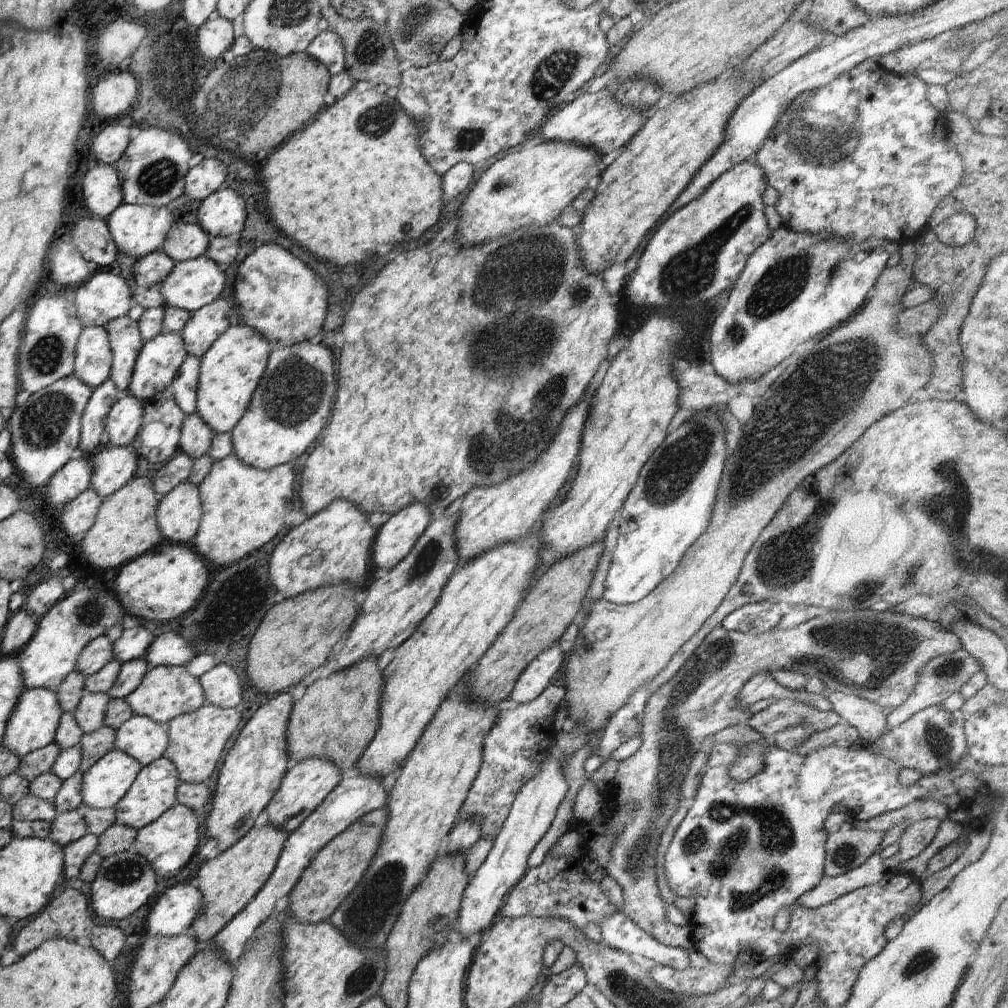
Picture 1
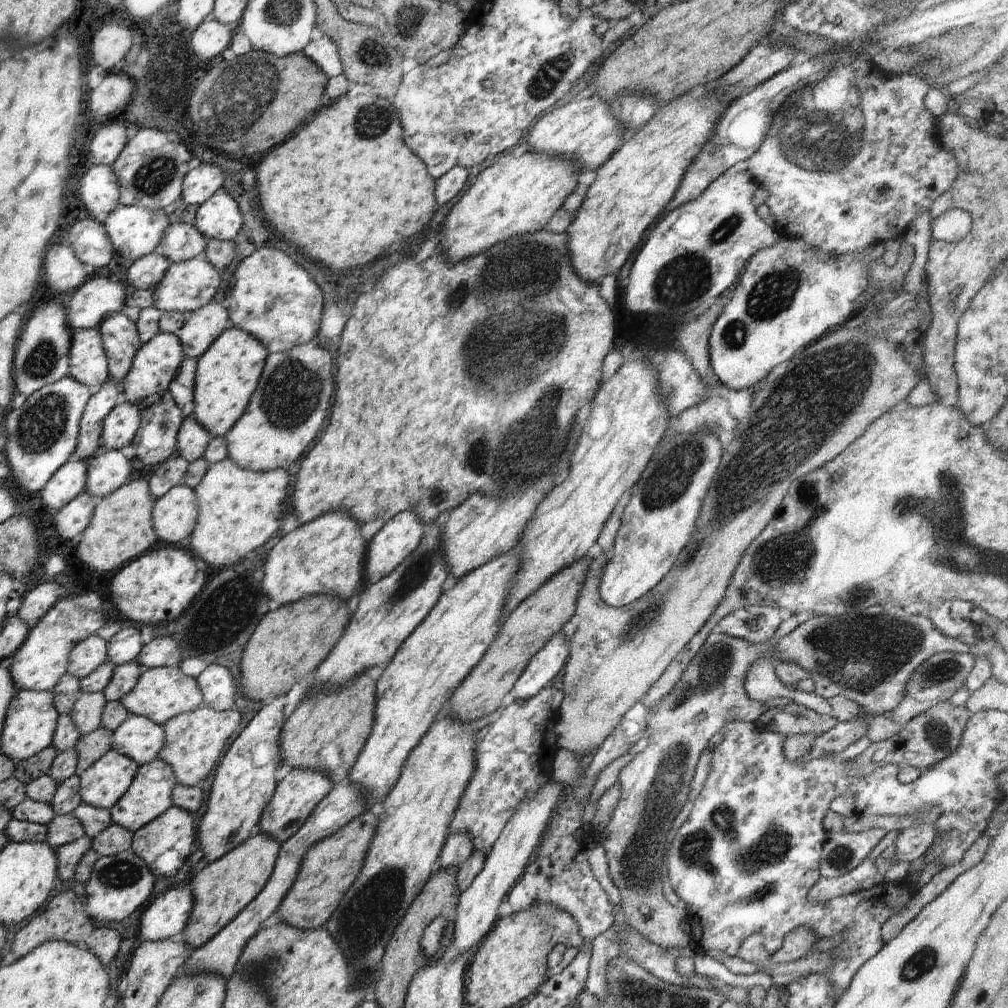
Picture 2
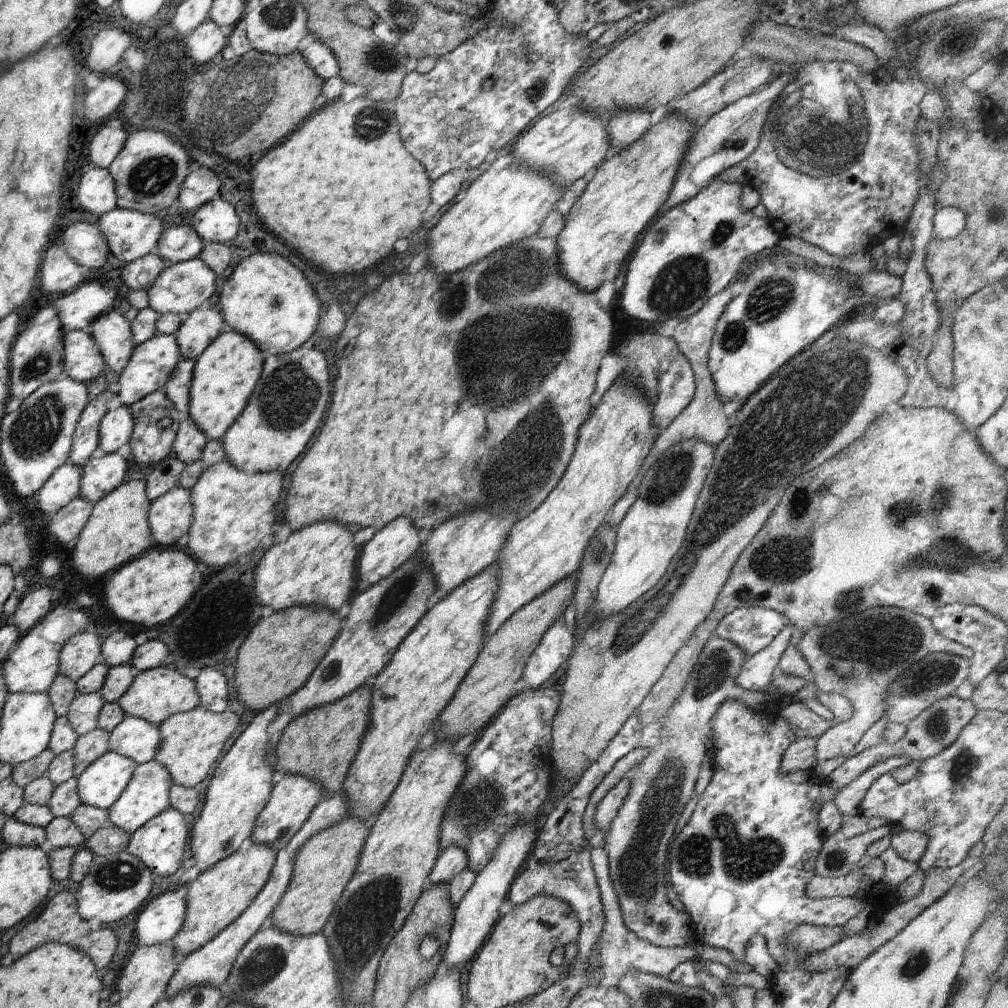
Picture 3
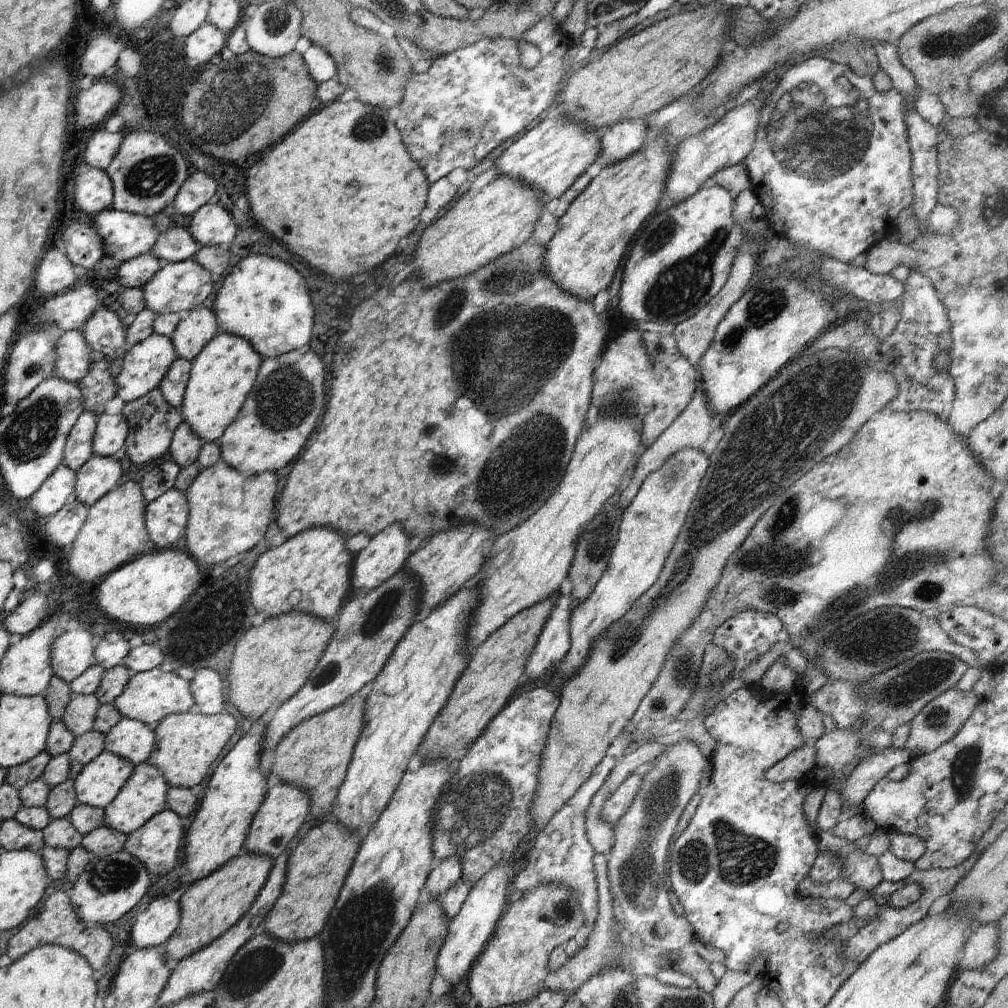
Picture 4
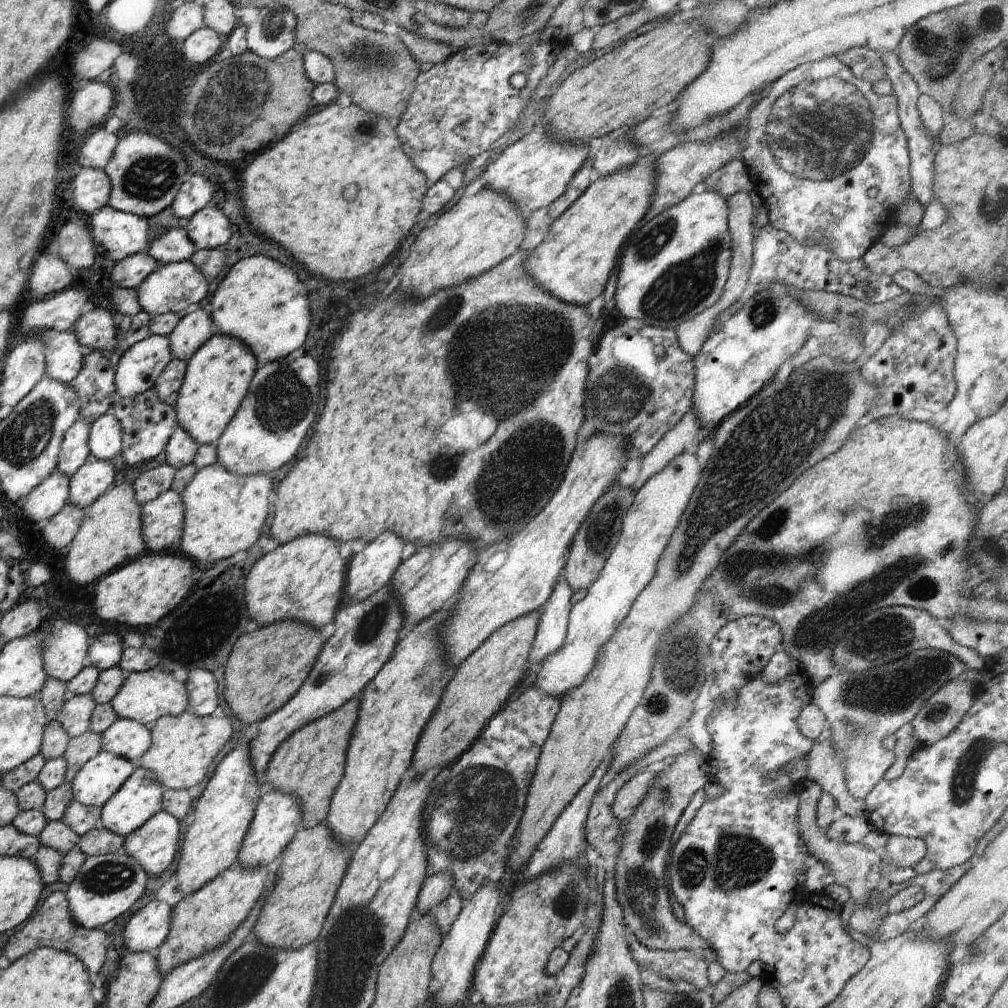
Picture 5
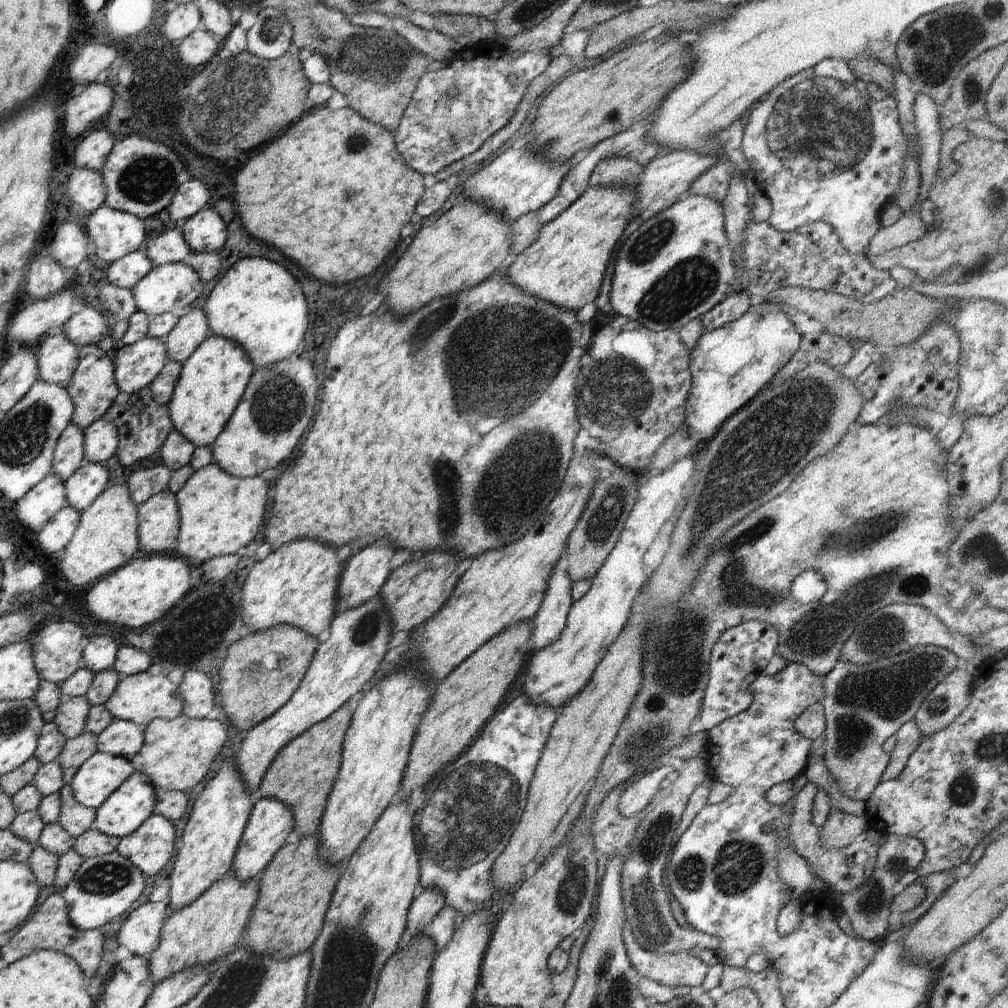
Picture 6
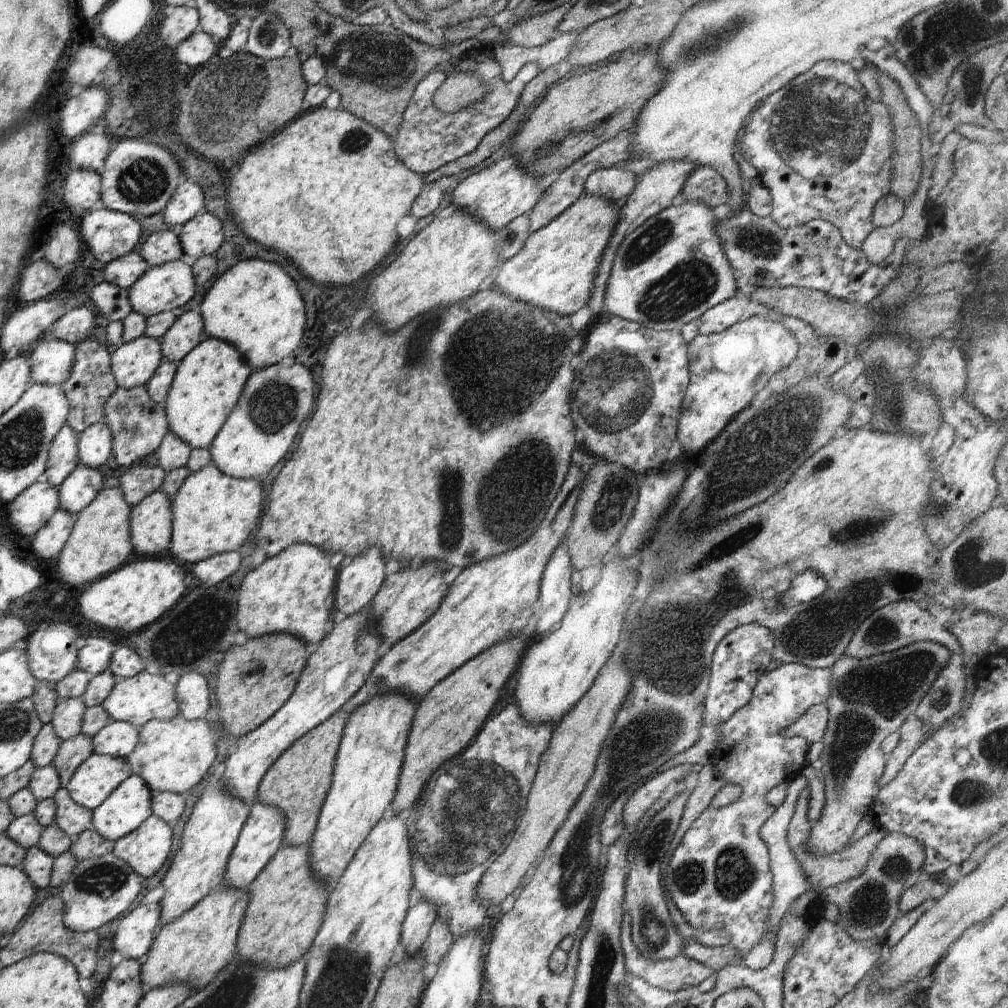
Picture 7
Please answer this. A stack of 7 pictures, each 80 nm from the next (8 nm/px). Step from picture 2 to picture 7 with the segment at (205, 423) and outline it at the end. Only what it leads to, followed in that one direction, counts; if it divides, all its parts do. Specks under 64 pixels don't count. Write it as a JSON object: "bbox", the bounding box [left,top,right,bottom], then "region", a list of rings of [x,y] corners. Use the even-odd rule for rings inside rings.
{"bbox":[164,337,253,449],"region":[[[204,337],[180,362],[173,378],[173,383],[164,408],[170,432],[178,435],[192,449],[207,449],[216,438],[218,431],[236,406],[241,390],[253,370],[249,362],[236,350],[235,346],[212,337]]]}

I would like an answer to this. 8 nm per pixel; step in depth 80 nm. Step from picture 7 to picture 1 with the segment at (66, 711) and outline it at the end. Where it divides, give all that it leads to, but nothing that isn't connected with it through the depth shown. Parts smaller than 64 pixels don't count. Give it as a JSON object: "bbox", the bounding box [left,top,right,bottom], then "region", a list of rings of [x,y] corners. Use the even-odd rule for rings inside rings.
{"bbox":[73,692,111,733],"region":[[[87,692],[78,703],[73,715],[84,733],[91,733],[103,725],[111,698],[106,693]]]}

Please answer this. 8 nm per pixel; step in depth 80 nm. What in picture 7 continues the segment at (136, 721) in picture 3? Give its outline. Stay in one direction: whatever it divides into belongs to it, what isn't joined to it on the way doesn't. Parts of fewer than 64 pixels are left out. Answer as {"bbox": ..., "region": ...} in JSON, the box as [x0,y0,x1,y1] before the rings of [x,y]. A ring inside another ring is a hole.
{"bbox":[91,720,139,758],"region":[[[111,720],[91,739],[93,752],[97,755],[125,758],[138,744],[139,727],[126,721]]]}

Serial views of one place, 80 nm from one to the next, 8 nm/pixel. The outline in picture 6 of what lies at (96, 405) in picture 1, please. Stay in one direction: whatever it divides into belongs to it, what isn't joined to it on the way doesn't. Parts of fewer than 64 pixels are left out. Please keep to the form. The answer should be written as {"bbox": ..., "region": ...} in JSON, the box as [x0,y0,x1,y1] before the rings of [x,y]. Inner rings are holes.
{"bbox":[51,423,83,482],"region":[[[70,423],[55,444],[51,474],[64,482],[83,463],[83,430]]]}

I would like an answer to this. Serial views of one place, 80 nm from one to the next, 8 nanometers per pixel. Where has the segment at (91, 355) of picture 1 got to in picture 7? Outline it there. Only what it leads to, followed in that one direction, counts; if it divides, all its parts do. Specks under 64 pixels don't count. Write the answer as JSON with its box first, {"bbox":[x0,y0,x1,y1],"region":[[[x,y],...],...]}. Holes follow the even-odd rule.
{"bbox":[28,336,75,385],"region":[[[48,336],[41,337],[28,353],[32,384],[61,385],[70,378],[75,345]]]}

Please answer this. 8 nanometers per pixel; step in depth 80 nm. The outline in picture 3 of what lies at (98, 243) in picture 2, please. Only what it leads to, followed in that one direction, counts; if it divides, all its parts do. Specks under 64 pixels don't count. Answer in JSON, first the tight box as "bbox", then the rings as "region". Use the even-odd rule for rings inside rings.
{"bbox":[62,222,110,270],"region":[[[78,222],[66,228],[62,236],[63,249],[79,265],[98,270],[106,264],[110,252],[100,227],[88,222]]]}

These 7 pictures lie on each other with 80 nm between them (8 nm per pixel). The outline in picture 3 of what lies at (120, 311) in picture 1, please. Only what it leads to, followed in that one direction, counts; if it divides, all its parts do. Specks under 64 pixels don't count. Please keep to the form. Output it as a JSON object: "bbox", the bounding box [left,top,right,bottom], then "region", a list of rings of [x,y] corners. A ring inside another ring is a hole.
{"bbox":[53,281,116,331],"region":[[[84,281],[74,292],[66,293],[53,302],[59,323],[65,331],[85,330],[95,318],[112,310],[116,296],[114,290],[100,282]]]}

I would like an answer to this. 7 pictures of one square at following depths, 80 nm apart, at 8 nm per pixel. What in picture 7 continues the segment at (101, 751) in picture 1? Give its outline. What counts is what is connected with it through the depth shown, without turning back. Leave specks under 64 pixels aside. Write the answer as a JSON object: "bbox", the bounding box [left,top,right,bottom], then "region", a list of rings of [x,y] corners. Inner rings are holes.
{"bbox":[51,733,93,788],"region":[[[80,733],[74,738],[63,740],[51,764],[61,780],[61,788],[66,788],[74,771],[93,753],[92,739]]]}

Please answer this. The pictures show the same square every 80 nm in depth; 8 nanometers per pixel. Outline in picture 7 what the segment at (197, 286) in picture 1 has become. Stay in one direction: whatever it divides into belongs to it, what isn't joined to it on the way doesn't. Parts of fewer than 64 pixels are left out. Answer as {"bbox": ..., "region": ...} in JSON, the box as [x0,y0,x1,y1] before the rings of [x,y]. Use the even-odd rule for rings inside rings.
{"bbox":[128,259,196,318],"region":[[[178,259],[155,267],[148,267],[148,270],[136,280],[128,291],[128,302],[133,311],[148,318],[149,316],[171,311],[178,306],[192,300],[196,292],[196,283],[192,274],[191,266]]]}

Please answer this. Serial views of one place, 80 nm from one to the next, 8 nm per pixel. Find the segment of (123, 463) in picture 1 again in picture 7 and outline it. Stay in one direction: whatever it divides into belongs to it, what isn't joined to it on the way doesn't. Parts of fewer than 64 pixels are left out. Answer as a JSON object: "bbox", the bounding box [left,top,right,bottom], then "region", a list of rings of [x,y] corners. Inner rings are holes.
{"bbox":[58,464,102,516],"region":[[[79,464],[58,486],[59,508],[76,516],[102,490],[98,469]]]}

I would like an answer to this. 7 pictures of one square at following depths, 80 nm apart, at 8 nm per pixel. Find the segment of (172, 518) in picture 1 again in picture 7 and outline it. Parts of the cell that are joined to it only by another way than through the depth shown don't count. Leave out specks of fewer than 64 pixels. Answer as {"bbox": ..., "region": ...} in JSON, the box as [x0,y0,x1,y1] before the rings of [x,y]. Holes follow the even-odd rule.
{"bbox":[130,490,172,556],"region":[[[162,490],[154,491],[130,509],[130,540],[133,551],[140,556],[156,556],[170,548],[172,532],[171,499]]]}

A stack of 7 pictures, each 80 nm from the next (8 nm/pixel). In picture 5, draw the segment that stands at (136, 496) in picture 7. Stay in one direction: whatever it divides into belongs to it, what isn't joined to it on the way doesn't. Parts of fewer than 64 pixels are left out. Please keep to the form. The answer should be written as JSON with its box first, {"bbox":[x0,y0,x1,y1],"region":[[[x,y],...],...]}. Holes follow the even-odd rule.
{"bbox":[131,462,176,505],"region":[[[166,462],[158,467],[142,472],[131,484],[141,505],[158,498],[159,494],[171,488],[176,469]]]}

